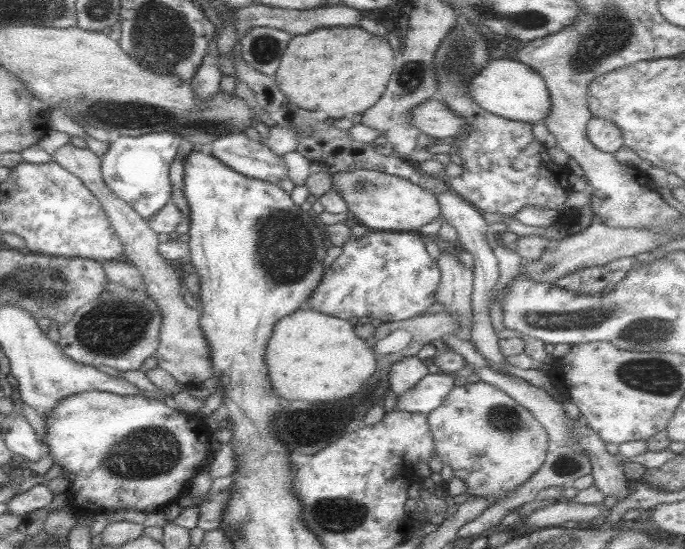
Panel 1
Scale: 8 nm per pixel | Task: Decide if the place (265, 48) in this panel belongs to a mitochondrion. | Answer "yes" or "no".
yes

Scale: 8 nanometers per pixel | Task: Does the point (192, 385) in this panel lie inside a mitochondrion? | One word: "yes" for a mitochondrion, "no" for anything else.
no

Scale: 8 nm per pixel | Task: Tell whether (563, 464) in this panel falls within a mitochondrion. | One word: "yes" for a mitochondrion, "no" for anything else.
yes

